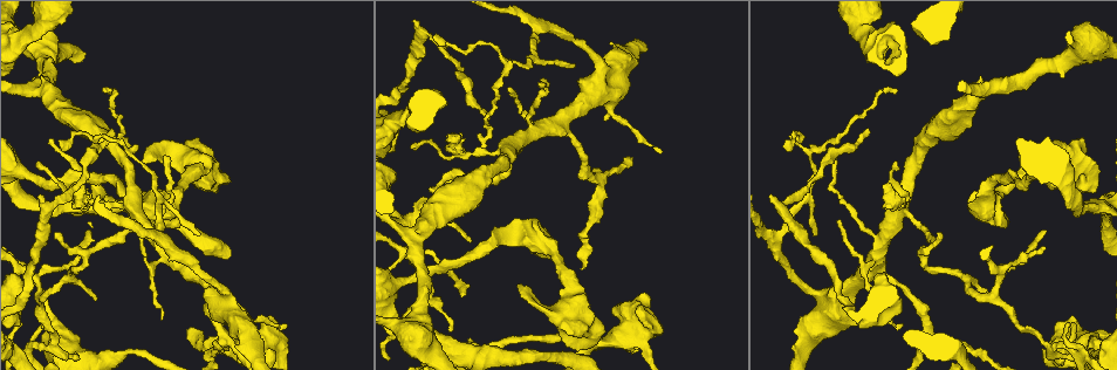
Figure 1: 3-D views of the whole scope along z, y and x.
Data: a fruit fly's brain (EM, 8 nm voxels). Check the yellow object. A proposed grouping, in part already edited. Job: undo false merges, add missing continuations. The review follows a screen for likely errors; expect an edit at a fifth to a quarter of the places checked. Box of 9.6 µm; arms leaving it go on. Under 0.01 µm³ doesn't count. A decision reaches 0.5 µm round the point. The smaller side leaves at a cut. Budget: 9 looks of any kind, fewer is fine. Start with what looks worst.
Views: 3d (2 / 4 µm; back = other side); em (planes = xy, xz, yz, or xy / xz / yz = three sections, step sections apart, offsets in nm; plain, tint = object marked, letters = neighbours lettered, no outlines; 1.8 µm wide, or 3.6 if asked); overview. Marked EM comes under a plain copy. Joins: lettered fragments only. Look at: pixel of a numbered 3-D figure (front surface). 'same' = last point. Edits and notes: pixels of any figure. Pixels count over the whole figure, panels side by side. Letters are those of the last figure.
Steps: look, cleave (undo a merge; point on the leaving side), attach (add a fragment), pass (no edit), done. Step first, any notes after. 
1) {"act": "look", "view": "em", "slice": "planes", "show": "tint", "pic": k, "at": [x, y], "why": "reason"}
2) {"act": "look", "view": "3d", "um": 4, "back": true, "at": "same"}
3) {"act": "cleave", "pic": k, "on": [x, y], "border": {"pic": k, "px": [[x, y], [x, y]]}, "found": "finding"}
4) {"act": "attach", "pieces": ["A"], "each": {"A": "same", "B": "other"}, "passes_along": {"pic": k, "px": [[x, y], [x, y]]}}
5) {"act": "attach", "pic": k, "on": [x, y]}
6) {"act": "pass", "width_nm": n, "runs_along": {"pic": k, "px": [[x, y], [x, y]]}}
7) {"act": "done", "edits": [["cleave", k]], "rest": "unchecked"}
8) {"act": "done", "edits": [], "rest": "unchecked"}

{"act": "look", "view": "3d", "um": 4, "pic": 1, "at": [1073, 354], "why": "three-way junction"}

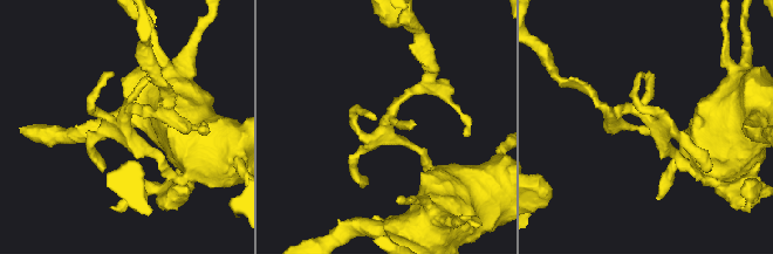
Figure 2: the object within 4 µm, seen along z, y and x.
{"act": "look", "view": "em", "slice": "planes", "show": "tint", "pic": 2, "at": [648, 120]}

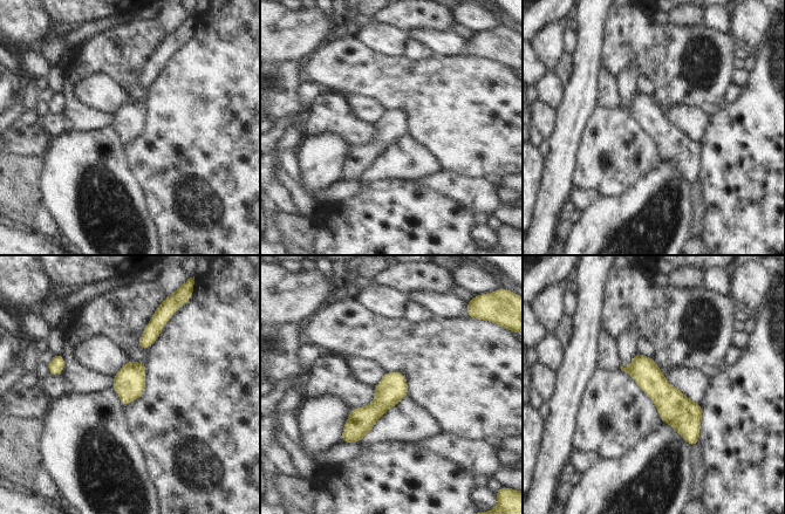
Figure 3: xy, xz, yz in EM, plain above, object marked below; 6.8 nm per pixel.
{"act": "look", "view": "em", "slice": "planes", "show": "letters", "at": "same"}

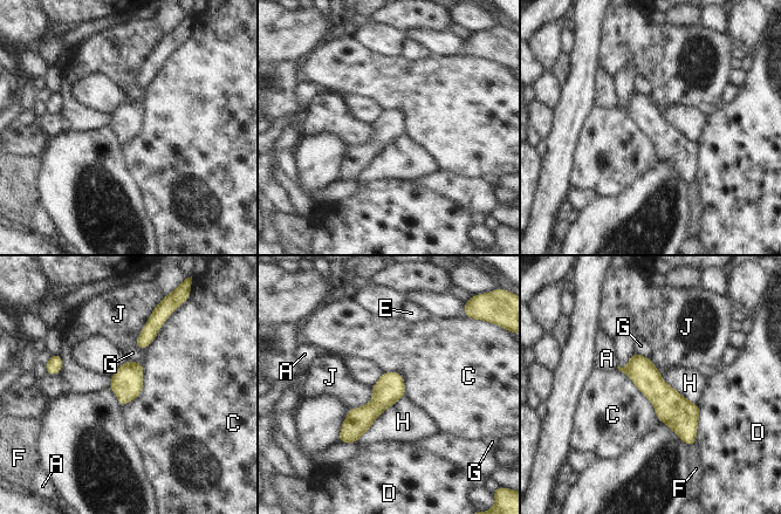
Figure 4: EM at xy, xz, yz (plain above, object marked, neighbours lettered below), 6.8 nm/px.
{"act": "pass", "each": {"A": "other", "C": "other", "D": "other", "E": "other", "F": "other", "G": "other", "H": "other", "J": "other"}, "runs_along": {"pic": 4, "px": [[635, 356], [693, 439]]}, "found": "all the same cell"}

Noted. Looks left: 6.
{"act": "look", "view": "em", "um": 3.6, "slice": "yz", "step": 16, "show": "tint", "pic": 1, "at": [39, 298], "why": "four-way junction"}

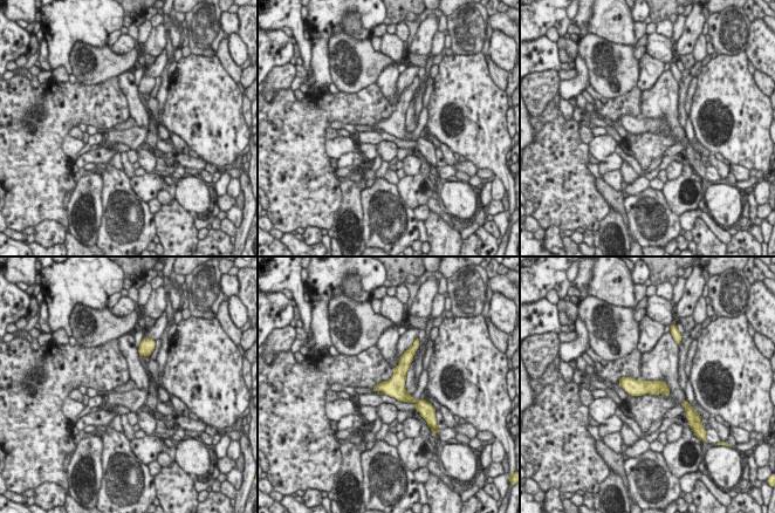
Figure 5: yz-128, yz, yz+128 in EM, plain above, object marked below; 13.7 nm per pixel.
{"act": "look", "view": "em", "um": 3.6, "slice": "planes", "show": "letters", "at": "same", "why": "cut it another way"}

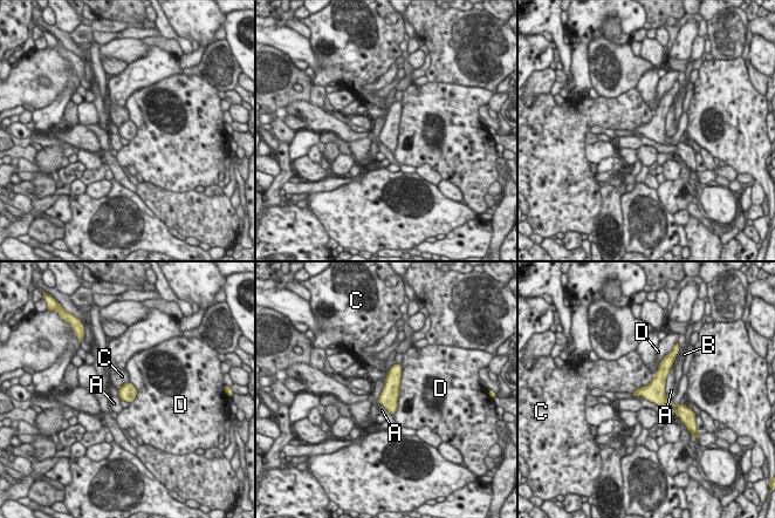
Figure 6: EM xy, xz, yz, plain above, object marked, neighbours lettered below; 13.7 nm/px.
{"act": "pass", "width_nm": 240, "each": {"A": "other", "B": "other", "C": "other", "D": "other"}, "border": {"pic": 6, "px": [[653, 375], [647, 384], [631, 393]]}, "found": "all the same cell"}

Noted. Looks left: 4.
{"act": "look", "view": "3d", "um": 4, "pic": 1, "at": [868, 132], "why": "long arm stops here"}

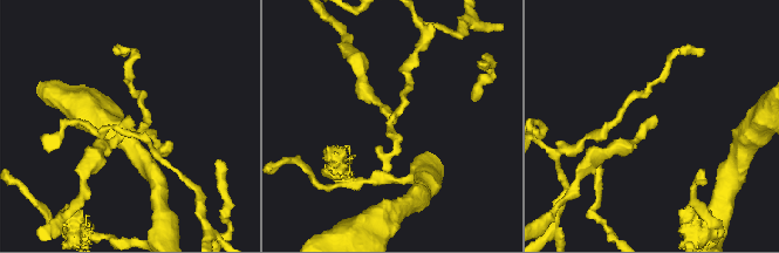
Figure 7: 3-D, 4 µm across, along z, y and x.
{"act": "look", "view": "em", "um": 3.6, "slice": "planes", "show": "tint", "pic": 7, "at": [656, 121]}

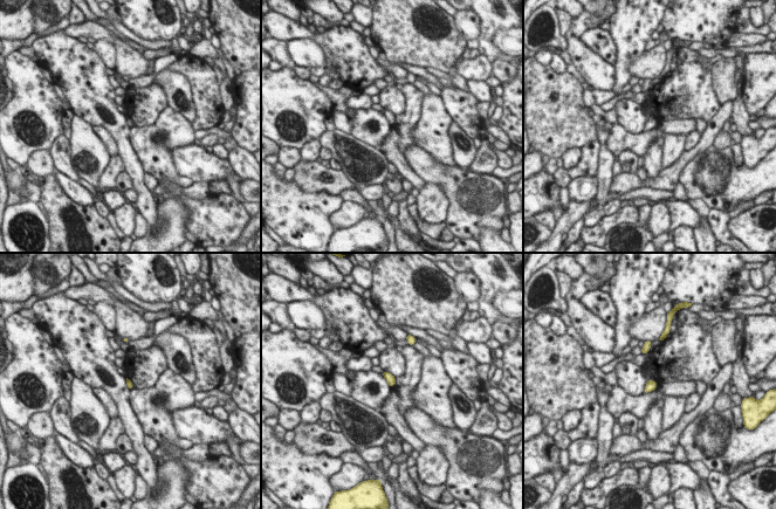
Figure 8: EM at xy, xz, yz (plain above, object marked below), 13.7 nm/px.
{"act": "look", "view": "em", "um": 3.6, "slice": "planes", "show": "letters", "at": "same"}

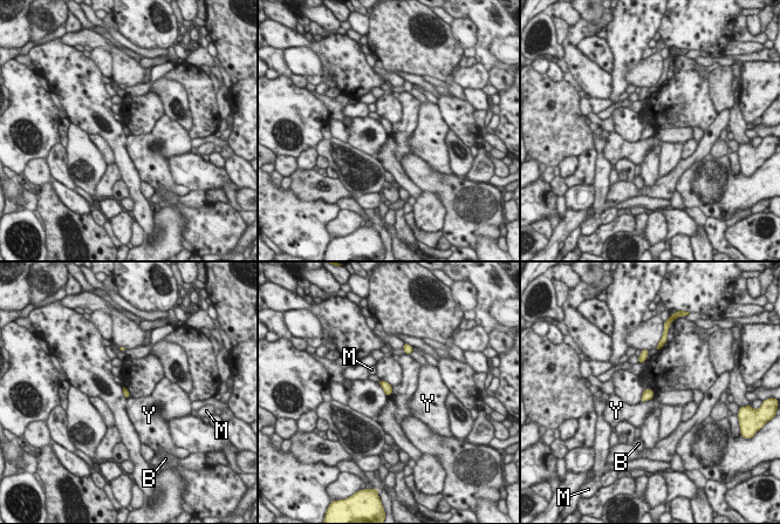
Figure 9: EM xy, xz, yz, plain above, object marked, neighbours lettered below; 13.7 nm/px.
{"act": "pass", "each": {"B": "other", "M": "other", "Y": "other"}, "border": {"pic": 9, "px": [[651, 397], [641, 402]]}, "found": "none of them fits"}

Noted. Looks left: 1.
{"act": "done", "edits": [], "rest": "unchecked"}

